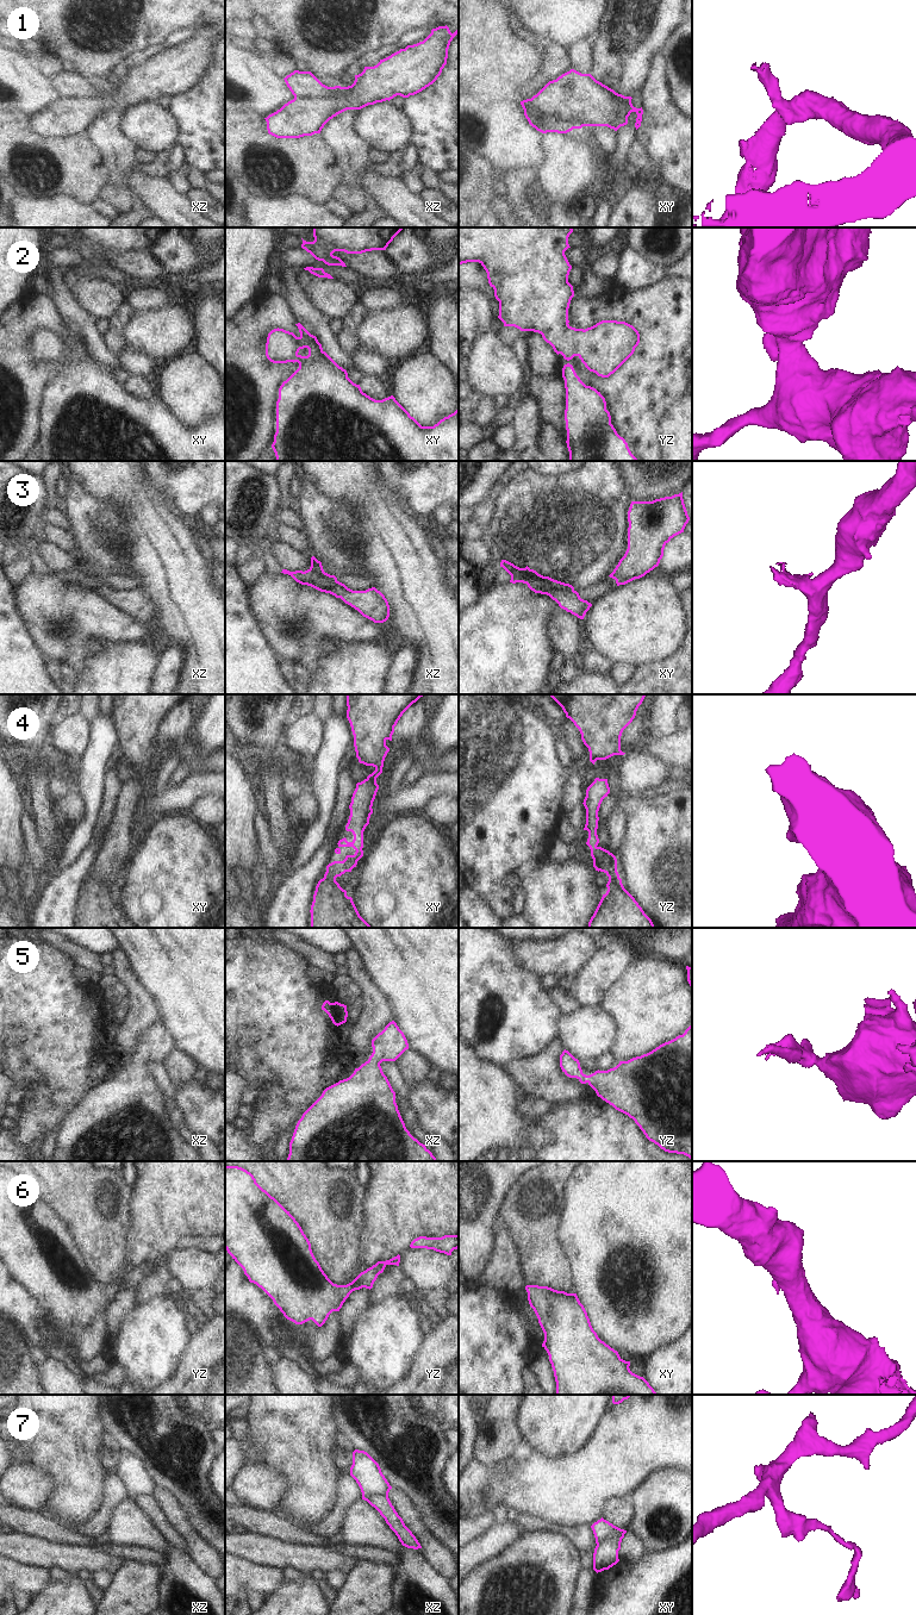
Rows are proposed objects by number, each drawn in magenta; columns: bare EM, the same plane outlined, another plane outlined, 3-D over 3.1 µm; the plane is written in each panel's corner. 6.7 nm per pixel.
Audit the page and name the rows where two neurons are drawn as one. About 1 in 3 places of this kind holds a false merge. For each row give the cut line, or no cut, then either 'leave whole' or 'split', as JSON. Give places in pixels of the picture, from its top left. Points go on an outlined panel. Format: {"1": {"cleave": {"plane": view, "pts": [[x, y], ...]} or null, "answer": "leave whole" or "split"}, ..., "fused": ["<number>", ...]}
{"1": {"cleave": {"plane": "xy", "pts": [[529, 99], [530, 106], [538, 114], [556, 117], [573, 128]]}, "answer": "split"}, "2": {"cleave": null, "answer": "leave whole"}, "3": {"cleave": {"plane": "xz", "pts": [[316, 567], [311, 574], [311, 580], [340, 597]]}, "answer": "split"}, "4": {"cleave": null, "answer": "leave whole"}, "5": {"cleave": null, "answer": "leave whole"}, "6": {"cleave": null, "answer": "leave whole"}, "7": {"cleave": {"plane": "xy", "pts": [[621, 1538], [606, 1539], [597, 1545]]}, "answer": "split"}, "fused": ["1", "3", "7"]}

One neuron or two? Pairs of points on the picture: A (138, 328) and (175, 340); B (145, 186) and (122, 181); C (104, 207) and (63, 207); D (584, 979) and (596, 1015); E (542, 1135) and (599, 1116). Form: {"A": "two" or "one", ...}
{"A": "one", "B": "two", "C": "two", "D": "two", "E": "two"}

